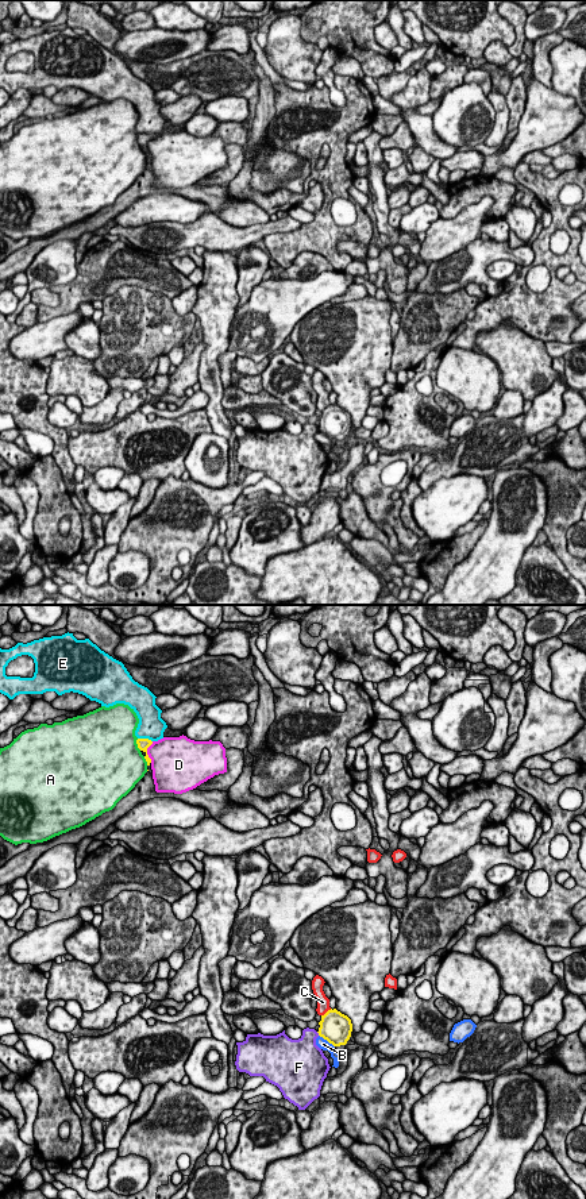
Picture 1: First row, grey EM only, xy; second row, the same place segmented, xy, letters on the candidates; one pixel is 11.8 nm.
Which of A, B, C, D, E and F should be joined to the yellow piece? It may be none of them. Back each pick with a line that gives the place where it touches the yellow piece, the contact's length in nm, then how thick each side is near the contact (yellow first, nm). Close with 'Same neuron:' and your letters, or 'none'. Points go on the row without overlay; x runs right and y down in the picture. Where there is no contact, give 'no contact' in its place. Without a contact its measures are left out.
Same neuron: none

